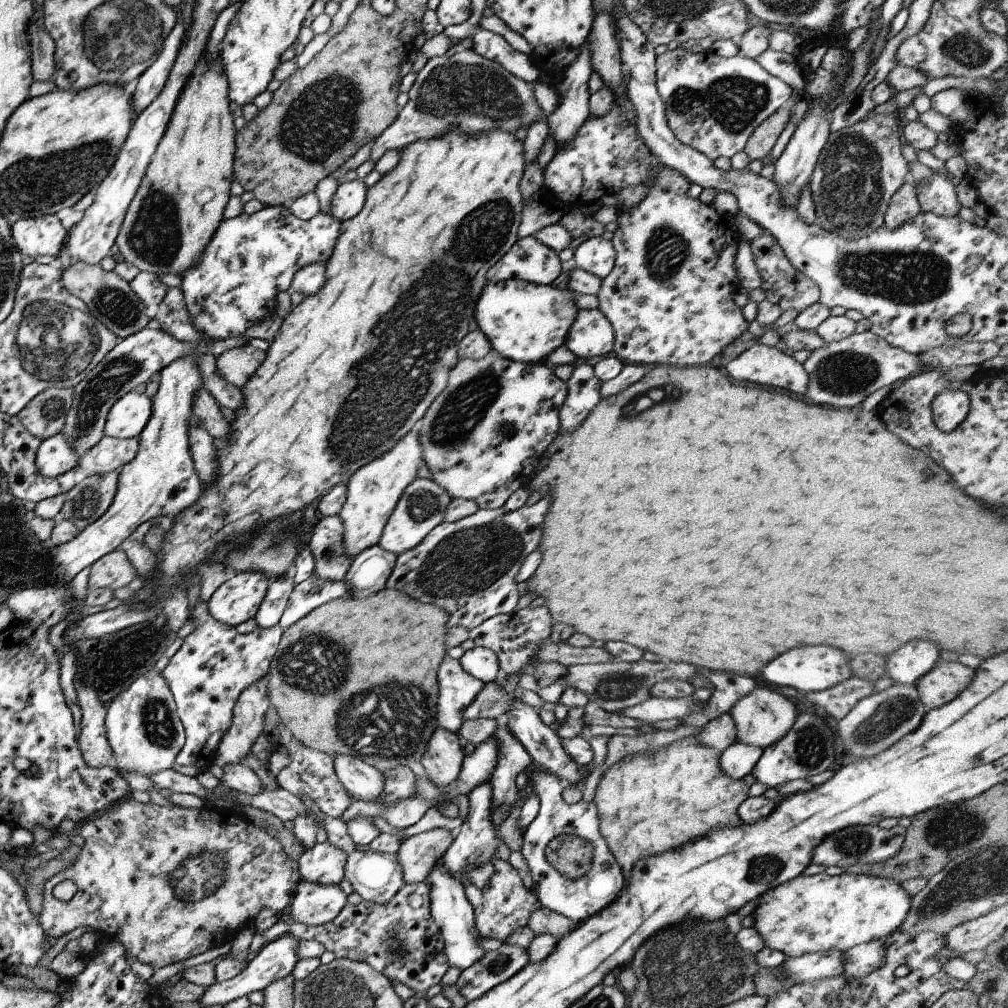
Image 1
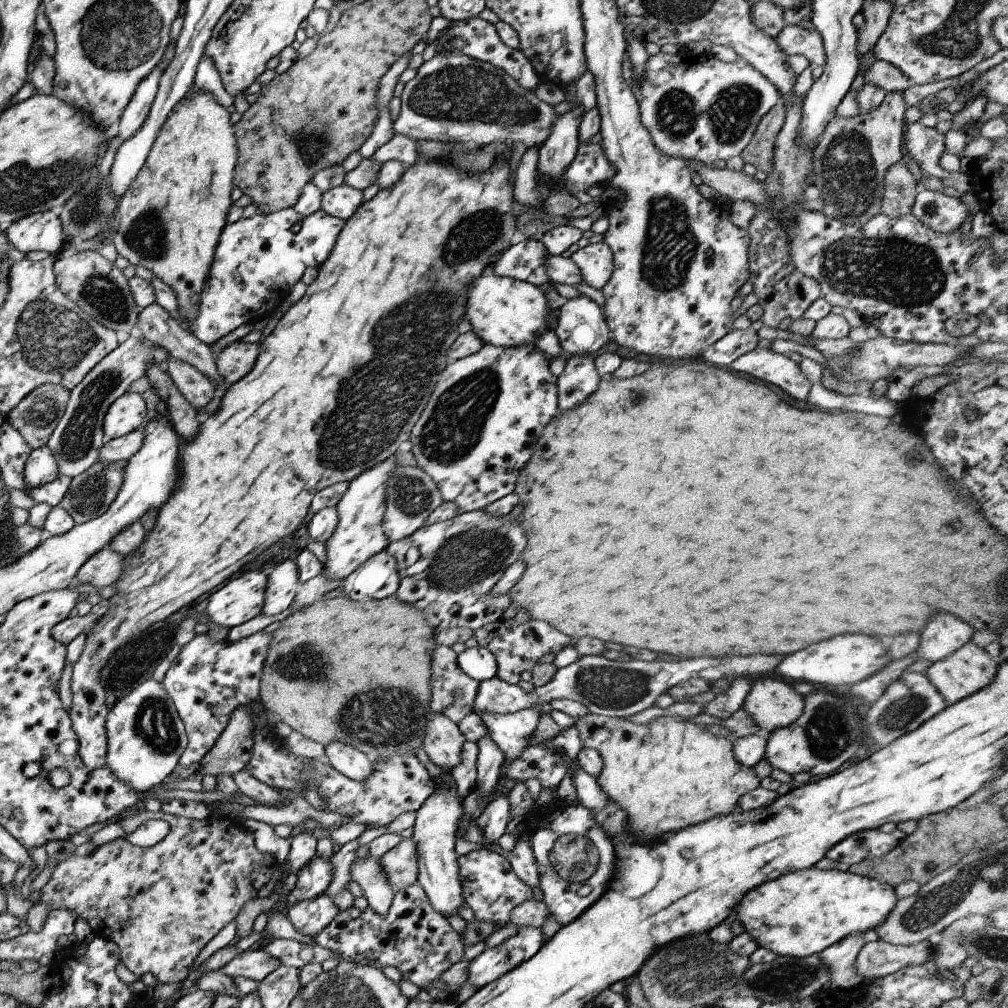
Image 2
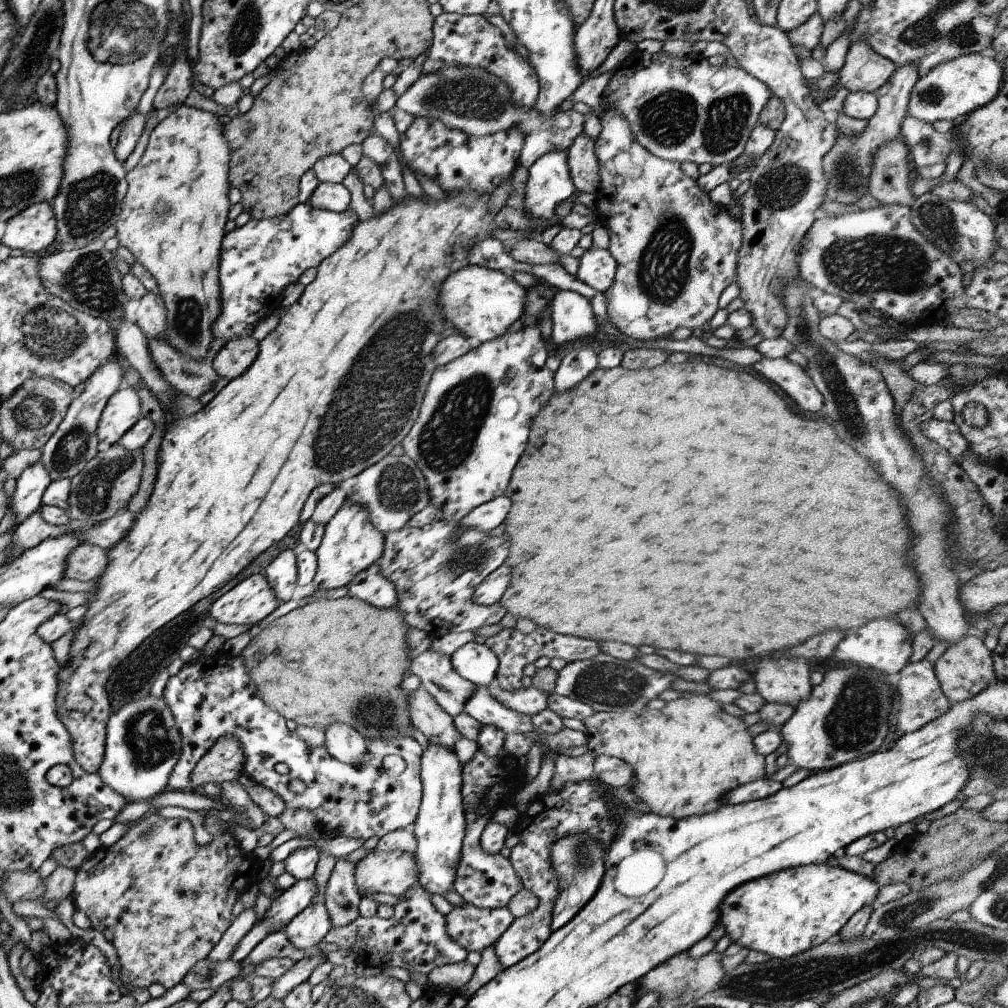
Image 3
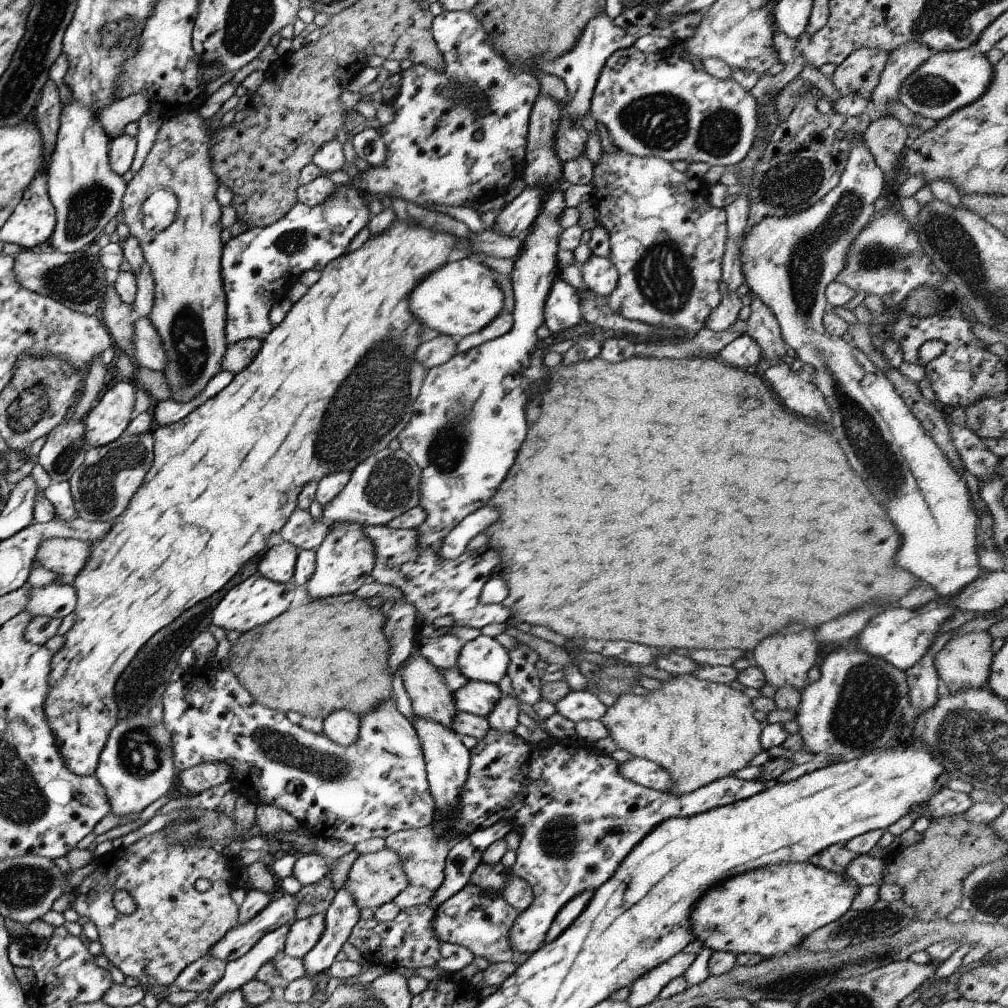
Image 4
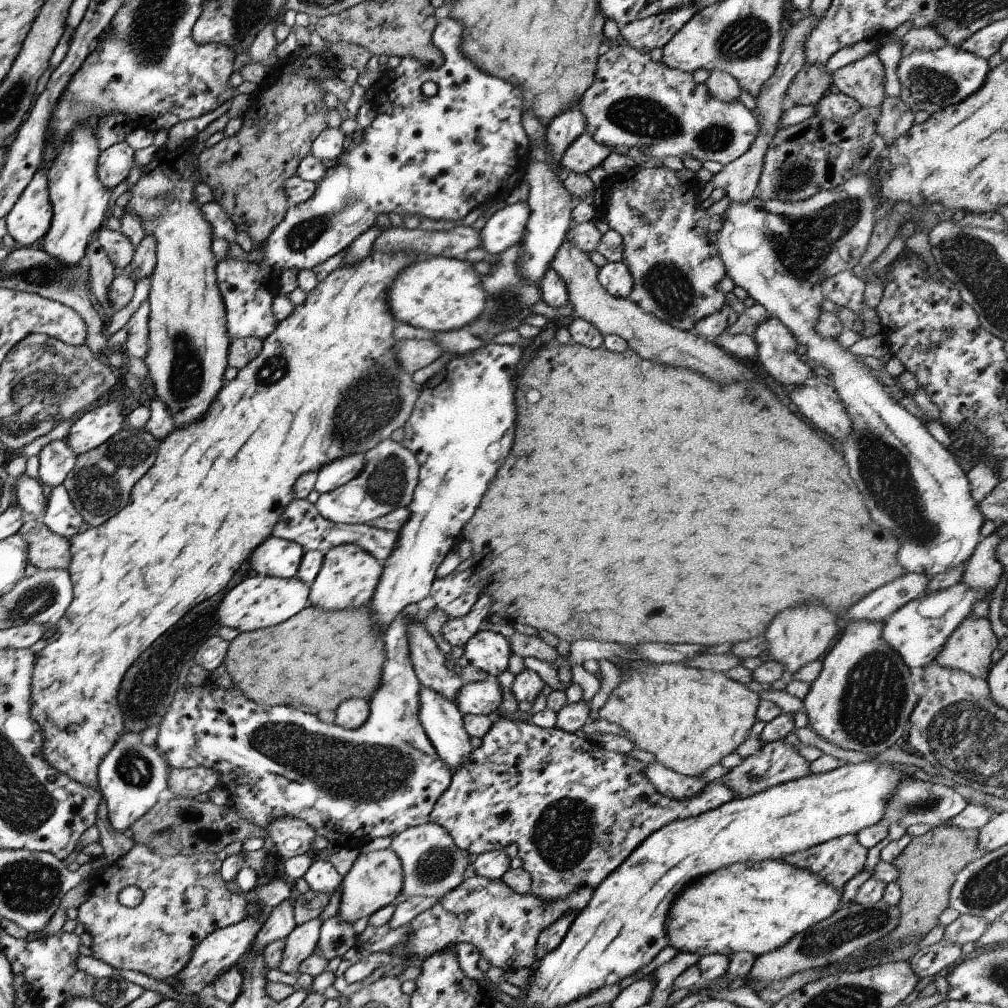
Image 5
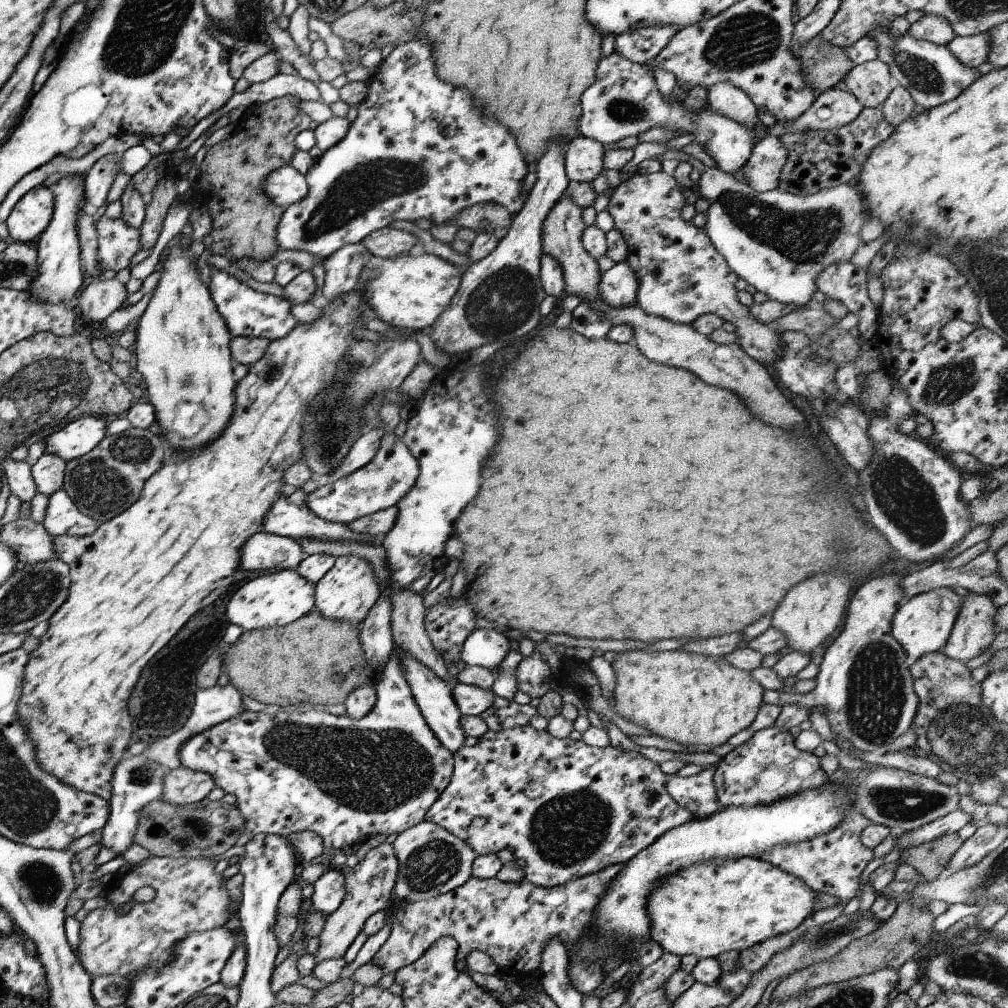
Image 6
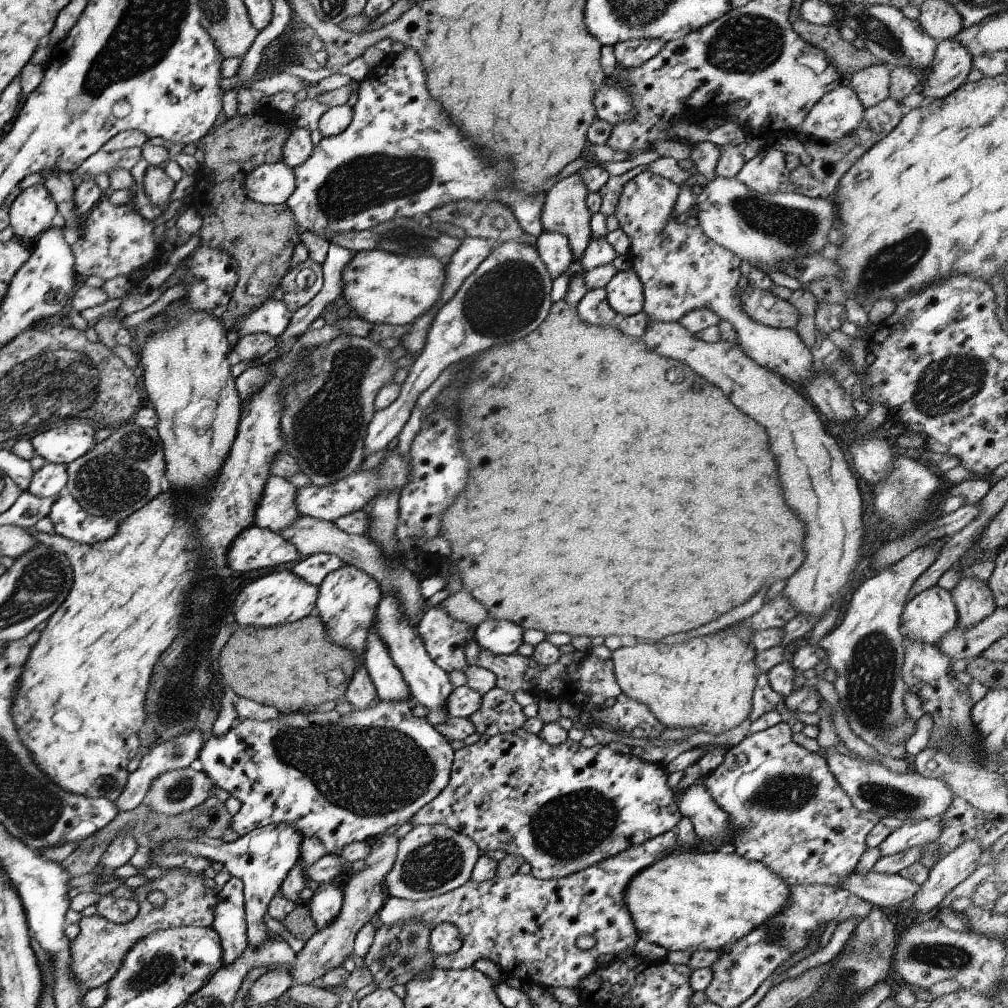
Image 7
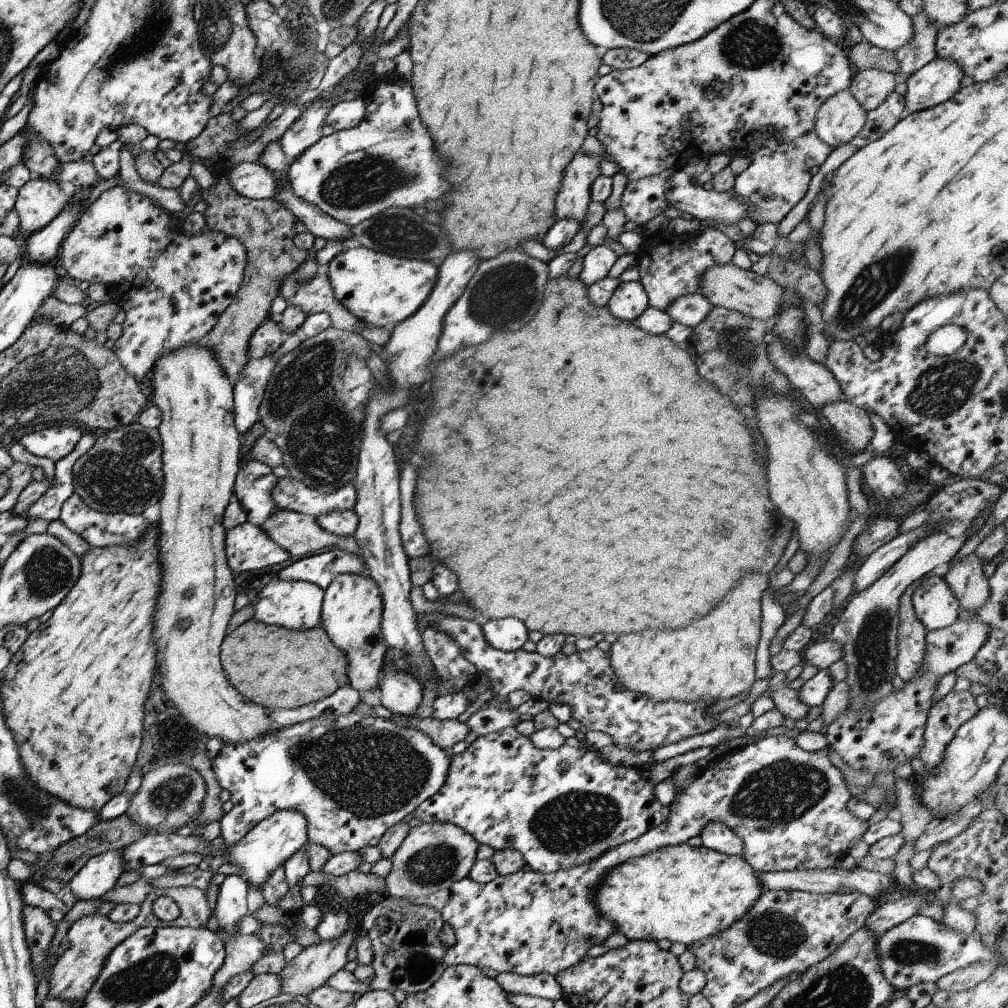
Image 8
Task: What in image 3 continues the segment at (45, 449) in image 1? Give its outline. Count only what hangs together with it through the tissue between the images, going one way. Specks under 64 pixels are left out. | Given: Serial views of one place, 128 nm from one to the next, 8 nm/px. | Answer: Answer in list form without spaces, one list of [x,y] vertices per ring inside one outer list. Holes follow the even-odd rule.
[[[40,460],[25,468],[14,481],[15,488],[8,498],[8,511],[15,516],[18,525],[42,505],[43,491],[53,486],[53,482]]]

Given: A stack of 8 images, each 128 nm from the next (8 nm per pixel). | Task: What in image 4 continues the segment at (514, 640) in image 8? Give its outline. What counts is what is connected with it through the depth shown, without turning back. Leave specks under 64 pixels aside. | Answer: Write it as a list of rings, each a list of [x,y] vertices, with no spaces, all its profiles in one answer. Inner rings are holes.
[[[479,635],[462,644],[457,664],[457,670],[468,681],[497,683],[506,676],[509,655],[495,637]]]

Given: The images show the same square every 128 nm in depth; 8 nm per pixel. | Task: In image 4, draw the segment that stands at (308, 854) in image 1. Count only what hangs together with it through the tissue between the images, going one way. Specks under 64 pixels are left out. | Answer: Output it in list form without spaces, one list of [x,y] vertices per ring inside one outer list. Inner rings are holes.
[[[285,892],[280,898],[271,899],[267,906],[249,920],[229,929],[216,943],[209,947],[207,955],[221,962],[228,962],[243,956],[264,934],[274,931],[282,924],[292,922],[296,900]]]

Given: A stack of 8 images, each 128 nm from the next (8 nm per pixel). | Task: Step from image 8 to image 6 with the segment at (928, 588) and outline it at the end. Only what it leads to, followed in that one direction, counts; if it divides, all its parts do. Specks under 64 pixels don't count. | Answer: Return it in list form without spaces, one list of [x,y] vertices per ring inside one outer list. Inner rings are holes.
[[[940,587],[929,592],[923,592],[898,606],[893,614],[890,634],[901,646],[908,661],[915,661],[923,654],[941,651],[951,633],[951,628],[961,610],[961,597],[949,587]]]

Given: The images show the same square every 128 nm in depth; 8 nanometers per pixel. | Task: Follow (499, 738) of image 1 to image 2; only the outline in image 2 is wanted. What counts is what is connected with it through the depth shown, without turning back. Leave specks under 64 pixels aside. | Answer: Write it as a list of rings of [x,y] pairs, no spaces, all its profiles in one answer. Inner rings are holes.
[[[541,705],[530,709],[521,709],[514,713],[478,712],[481,722],[485,725],[487,736],[497,745],[504,754],[504,758],[513,760],[527,746],[527,740],[537,724]],[[508,794],[497,795],[475,820],[475,824],[481,830],[481,836],[486,843],[496,842],[497,838],[505,833],[505,826],[511,819],[507,796]]]

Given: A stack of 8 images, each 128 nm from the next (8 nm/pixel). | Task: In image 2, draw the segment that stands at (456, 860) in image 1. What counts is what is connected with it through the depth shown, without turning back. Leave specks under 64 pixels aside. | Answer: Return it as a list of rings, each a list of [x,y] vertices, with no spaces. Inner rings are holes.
[[[485,735],[476,742],[476,782],[473,791],[486,795],[500,777],[499,767],[504,759],[502,750]]]

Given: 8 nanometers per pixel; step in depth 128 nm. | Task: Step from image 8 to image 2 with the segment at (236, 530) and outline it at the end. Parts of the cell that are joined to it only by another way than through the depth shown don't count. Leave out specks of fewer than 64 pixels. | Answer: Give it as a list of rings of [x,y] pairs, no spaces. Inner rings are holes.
[[[285,559],[277,563],[266,579],[264,605],[261,613],[265,616],[275,616],[283,612],[296,595],[299,580],[295,560]]]

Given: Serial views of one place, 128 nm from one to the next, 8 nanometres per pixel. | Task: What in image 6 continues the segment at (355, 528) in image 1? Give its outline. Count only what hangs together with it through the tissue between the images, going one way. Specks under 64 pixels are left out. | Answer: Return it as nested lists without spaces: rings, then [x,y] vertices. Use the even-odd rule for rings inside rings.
[[[353,556],[337,557],[333,567],[314,585],[314,609],[324,618],[359,625],[380,596],[376,579],[365,560]]]

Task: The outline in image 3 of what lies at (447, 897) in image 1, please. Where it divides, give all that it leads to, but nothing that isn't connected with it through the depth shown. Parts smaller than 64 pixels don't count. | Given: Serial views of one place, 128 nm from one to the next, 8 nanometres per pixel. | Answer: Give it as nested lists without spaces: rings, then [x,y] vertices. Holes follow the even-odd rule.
[[[427,743],[420,756],[422,795],[412,833],[417,841],[414,854],[417,864],[417,883],[425,891],[441,894],[452,888],[455,868],[464,837],[465,815],[461,796],[462,770],[453,749],[437,743]]]

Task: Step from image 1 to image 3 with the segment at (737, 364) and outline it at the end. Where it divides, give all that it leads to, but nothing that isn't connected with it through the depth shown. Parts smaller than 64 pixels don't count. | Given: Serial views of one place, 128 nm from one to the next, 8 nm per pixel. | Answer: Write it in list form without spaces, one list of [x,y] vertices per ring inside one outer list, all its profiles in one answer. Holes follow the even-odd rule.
[[[785,357],[765,358],[751,366],[766,382],[773,382],[779,386],[801,412],[817,412],[822,407],[821,393],[815,388],[813,381],[802,372],[795,363],[788,361]]]

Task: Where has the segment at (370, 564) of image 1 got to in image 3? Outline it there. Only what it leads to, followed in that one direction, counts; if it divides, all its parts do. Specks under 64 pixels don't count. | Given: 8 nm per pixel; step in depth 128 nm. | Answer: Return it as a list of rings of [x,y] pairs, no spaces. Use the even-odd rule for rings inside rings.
[[[376,562],[357,574],[346,587],[349,597],[357,597],[380,609],[396,608],[394,586],[381,576],[380,567]]]

